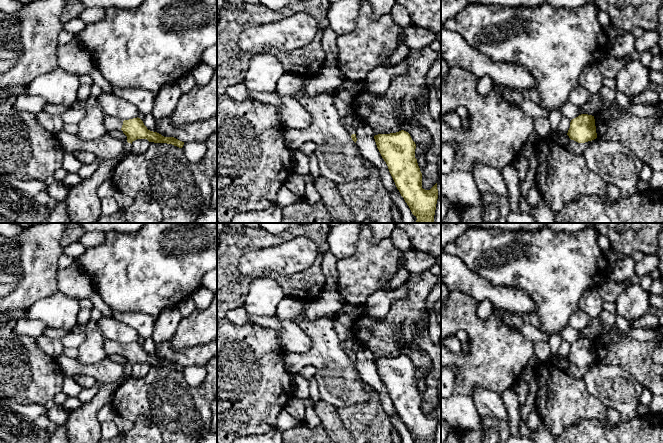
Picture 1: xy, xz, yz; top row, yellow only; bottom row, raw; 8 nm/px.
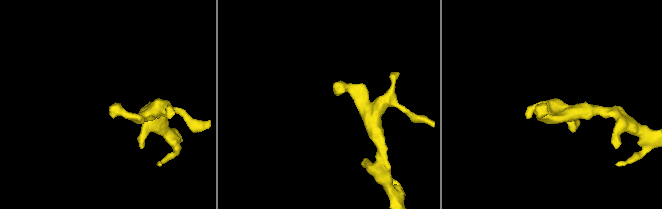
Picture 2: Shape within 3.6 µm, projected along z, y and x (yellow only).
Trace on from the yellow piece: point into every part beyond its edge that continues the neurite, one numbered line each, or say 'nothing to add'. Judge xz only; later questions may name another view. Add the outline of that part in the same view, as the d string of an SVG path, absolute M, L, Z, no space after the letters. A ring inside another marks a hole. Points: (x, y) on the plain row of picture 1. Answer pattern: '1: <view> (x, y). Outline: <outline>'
1: xz (350, 354). Outline: M343 341L341 342L341 348L342 348L342 350L348 355L348 357L349 357L350 359L356 357L356 353L354 353L354 352L352 352L352 351L350 351L349 349L347 349Z

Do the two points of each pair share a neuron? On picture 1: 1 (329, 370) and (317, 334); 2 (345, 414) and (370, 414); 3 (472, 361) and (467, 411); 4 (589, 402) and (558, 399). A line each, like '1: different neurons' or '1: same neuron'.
1: same neuron
2: same neuron
3: different neurons
4: same neuron

